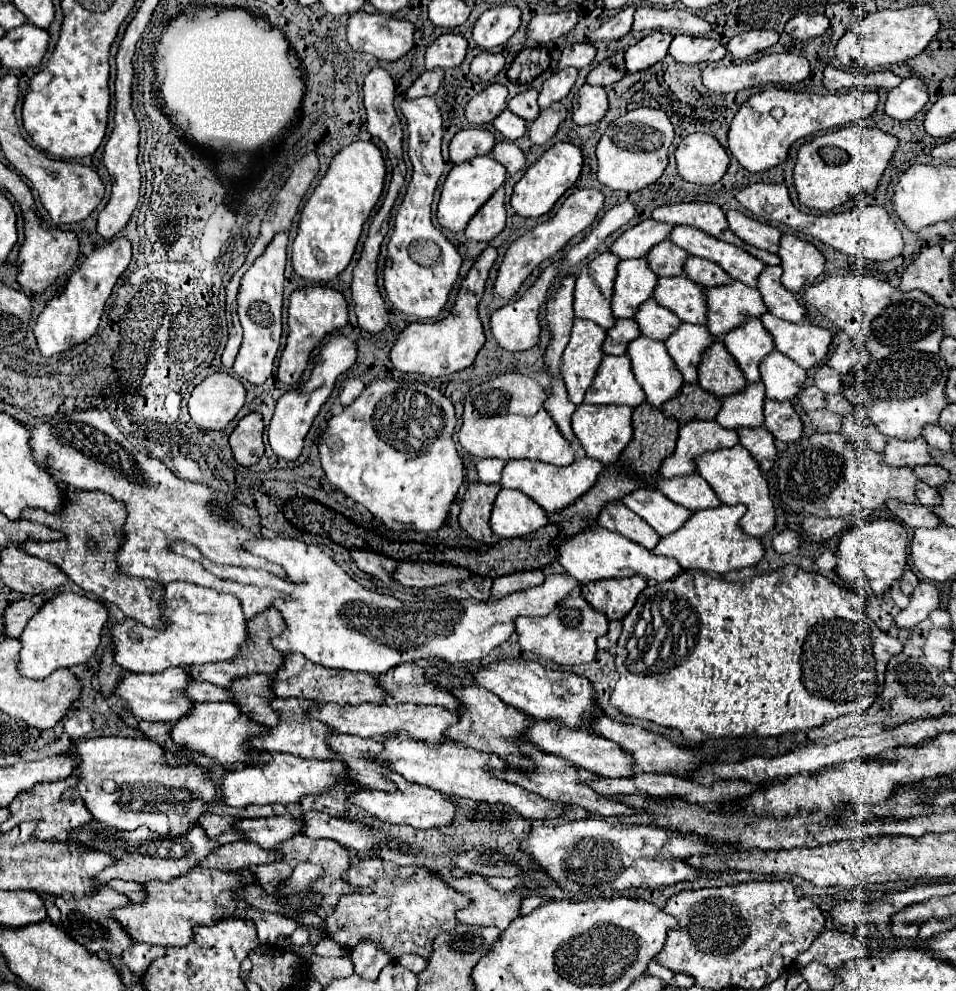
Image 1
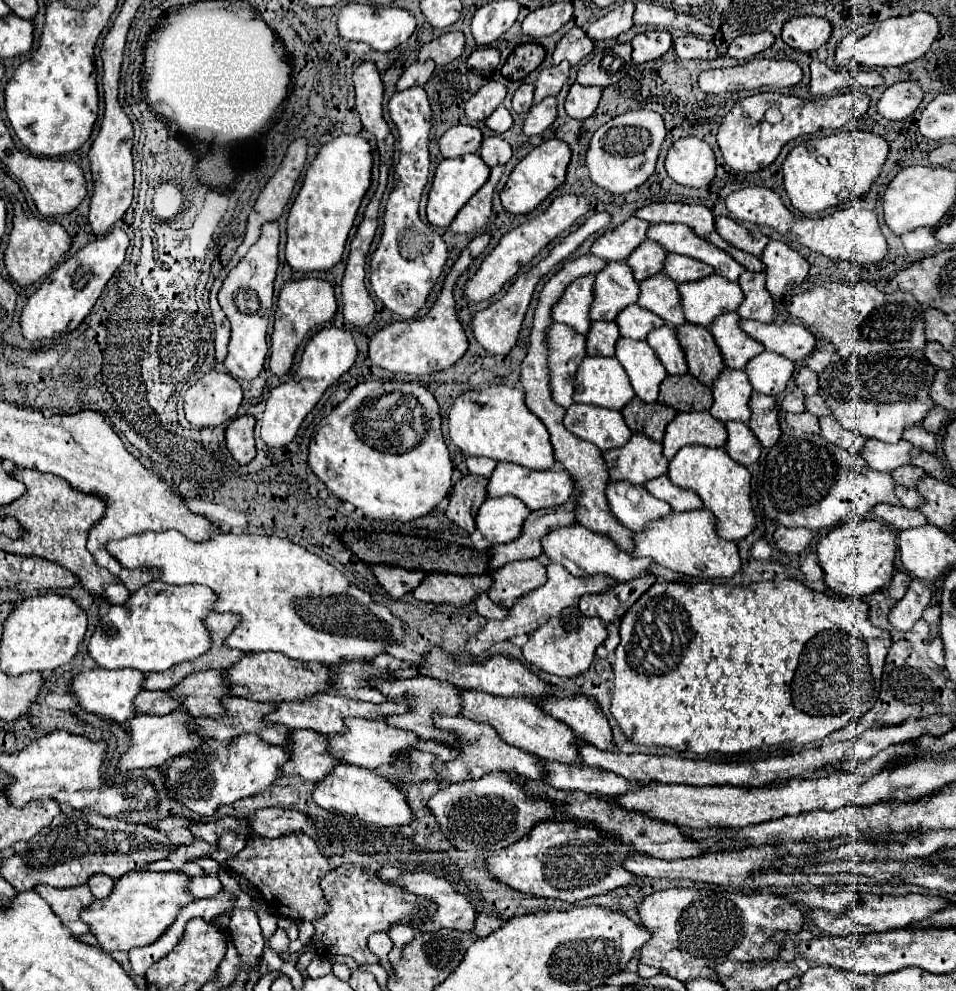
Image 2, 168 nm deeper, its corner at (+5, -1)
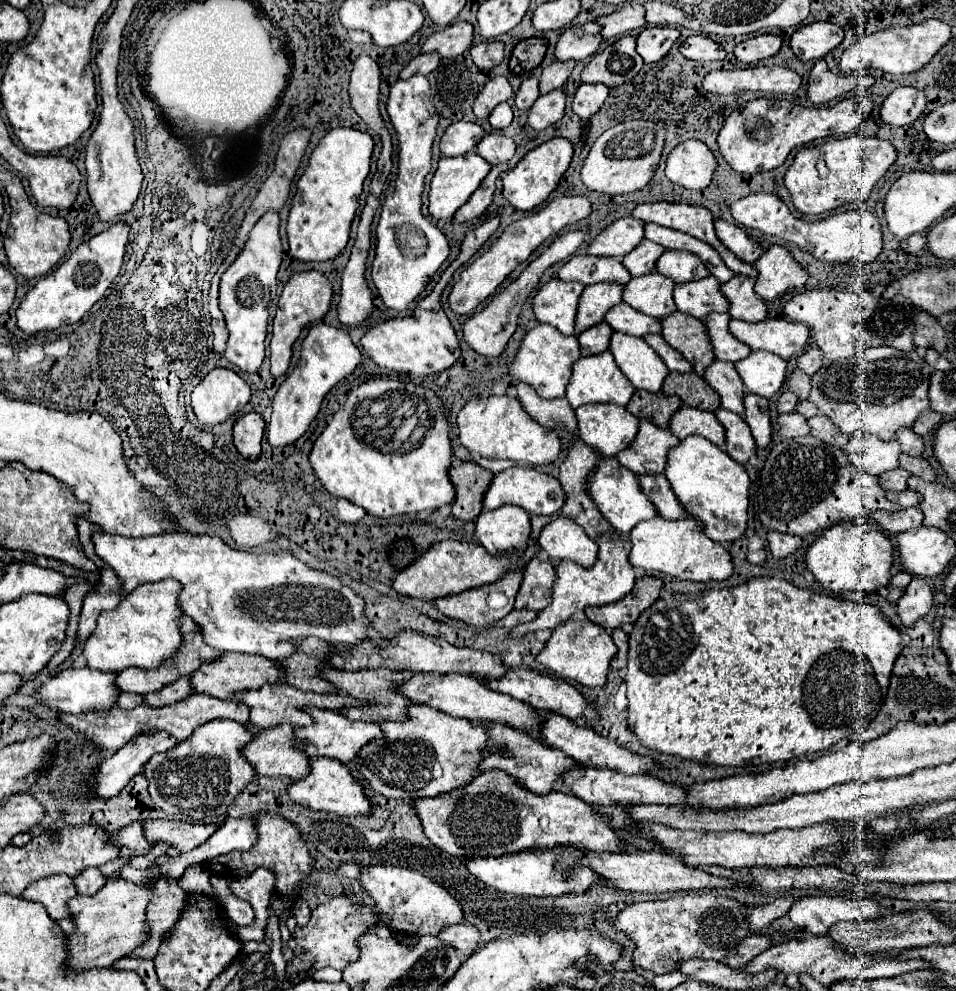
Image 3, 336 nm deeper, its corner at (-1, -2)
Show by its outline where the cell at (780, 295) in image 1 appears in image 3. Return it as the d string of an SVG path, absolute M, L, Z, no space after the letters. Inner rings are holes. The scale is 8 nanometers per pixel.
M734 276L730 282L722 284L722 292L730 302L728 314L746 322L760 322L768 316L766 302L756 296L754 290L756 278L750 276Z

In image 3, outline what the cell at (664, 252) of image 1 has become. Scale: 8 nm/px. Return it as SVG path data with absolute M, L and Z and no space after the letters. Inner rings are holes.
M642 240L628 256L624 256L622 264L628 268L632 276L644 276L656 268L656 260L664 254L664 250L666 248L658 246L656 242Z

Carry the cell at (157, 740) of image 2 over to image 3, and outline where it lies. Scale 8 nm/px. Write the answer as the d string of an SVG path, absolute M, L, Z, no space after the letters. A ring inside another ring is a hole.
M142 732L136 740L130 740L124 748L116 750L110 758L104 758L94 786L94 796L110 798L116 796L136 774L142 774L144 764L158 754L174 748L178 742L168 732Z

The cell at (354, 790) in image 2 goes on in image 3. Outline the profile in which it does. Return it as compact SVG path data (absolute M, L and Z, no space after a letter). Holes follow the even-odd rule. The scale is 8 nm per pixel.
M312 760L310 762L310 774L298 782L294 782L288 788L288 794L292 802L312 808L312 810L324 810L324 812L334 812L338 816L356 816L356 814L372 814L372 802L364 792L364 786L360 780L356 780L350 770L340 764L338 760Z

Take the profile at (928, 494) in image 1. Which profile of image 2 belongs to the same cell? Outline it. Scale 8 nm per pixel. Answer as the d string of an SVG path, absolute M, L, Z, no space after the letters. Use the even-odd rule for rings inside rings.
M896 487L894 493L896 493L896 497L902 501L902 505L908 507L908 509L918 509L918 507L922 505L922 495L918 495L918 491L914 491L914 489Z

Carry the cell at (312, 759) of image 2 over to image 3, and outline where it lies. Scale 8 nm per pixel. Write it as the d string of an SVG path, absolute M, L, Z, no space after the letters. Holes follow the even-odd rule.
M278 724L276 728L254 734L254 740L244 748L244 756L254 764L260 776L288 776L292 780L308 776L310 758L304 756L304 742L296 740L292 724Z

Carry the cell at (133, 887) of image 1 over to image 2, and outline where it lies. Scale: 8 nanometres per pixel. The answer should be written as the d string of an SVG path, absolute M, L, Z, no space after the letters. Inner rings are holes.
M94 873L88 879L88 887L96 899L102 899L102 897L110 895L110 891L114 887L114 879L110 879L108 875L102 875L102 873Z

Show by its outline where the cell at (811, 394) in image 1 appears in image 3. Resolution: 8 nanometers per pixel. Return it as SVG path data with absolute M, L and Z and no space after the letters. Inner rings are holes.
M782 392L780 398L778 398L778 412L796 412L796 404L798 404L798 398L794 392Z

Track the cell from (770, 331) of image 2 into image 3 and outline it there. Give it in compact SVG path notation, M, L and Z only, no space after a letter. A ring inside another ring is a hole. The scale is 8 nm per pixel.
M732 318L730 332L752 350L766 350L786 360L804 352L810 338L810 332L804 324L788 322L784 318L766 318L762 322L744 322Z

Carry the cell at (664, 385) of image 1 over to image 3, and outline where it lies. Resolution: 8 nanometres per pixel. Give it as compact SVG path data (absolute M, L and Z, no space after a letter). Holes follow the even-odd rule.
M614 332L610 340L610 352L636 390L660 392L664 378L670 372L666 364L656 356L656 352L644 344L642 338Z

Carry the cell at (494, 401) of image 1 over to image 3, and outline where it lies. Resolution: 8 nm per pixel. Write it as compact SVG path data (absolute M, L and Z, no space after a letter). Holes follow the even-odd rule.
M488 396L470 400L458 412L458 432L460 442L470 450L478 452L484 458L508 458L528 466L554 464L560 456L562 444L556 430L546 430L542 424L536 424L528 412L524 412L520 400L510 396Z

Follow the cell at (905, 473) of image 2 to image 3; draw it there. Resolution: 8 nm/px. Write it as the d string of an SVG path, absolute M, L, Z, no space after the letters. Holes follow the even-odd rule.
M904 468L888 470L888 472L880 474L880 484L884 490L906 490L910 476L912 474L908 474Z

